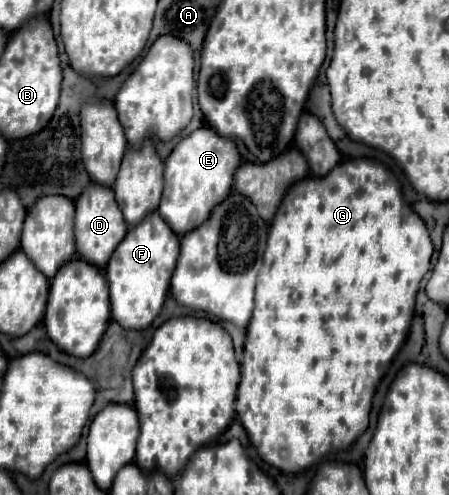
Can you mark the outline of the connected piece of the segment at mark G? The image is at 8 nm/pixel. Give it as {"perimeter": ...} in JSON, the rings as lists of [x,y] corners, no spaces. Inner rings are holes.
{"perimeter":[[[349,159],[337,165],[327,177],[323,179],[303,179],[295,183],[273,223],[269,229],[269,239],[267,239],[267,251],[263,259],[263,267],[257,277],[257,291],[255,291],[255,311],[251,317],[251,323],[247,327],[247,341],[245,341],[245,357],[241,363],[241,383],[239,383],[239,393],[235,401],[235,411],[239,415],[241,425],[245,427],[249,441],[253,443],[255,451],[259,457],[269,463],[271,467],[277,467],[285,473],[301,473],[317,465],[325,455],[343,451],[351,447],[369,427],[369,411],[371,411],[371,401],[377,389],[377,383],[385,375],[389,363],[393,361],[395,353],[403,345],[409,323],[413,319],[415,311],[415,295],[419,289],[419,281],[429,269],[429,259],[433,255],[431,249],[431,239],[427,233],[427,227],[423,219],[403,201],[399,183],[393,181],[391,173],[377,161],[373,159]]]}

